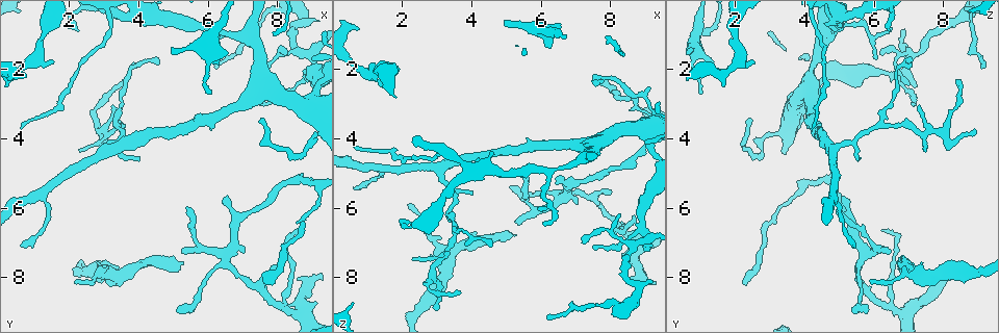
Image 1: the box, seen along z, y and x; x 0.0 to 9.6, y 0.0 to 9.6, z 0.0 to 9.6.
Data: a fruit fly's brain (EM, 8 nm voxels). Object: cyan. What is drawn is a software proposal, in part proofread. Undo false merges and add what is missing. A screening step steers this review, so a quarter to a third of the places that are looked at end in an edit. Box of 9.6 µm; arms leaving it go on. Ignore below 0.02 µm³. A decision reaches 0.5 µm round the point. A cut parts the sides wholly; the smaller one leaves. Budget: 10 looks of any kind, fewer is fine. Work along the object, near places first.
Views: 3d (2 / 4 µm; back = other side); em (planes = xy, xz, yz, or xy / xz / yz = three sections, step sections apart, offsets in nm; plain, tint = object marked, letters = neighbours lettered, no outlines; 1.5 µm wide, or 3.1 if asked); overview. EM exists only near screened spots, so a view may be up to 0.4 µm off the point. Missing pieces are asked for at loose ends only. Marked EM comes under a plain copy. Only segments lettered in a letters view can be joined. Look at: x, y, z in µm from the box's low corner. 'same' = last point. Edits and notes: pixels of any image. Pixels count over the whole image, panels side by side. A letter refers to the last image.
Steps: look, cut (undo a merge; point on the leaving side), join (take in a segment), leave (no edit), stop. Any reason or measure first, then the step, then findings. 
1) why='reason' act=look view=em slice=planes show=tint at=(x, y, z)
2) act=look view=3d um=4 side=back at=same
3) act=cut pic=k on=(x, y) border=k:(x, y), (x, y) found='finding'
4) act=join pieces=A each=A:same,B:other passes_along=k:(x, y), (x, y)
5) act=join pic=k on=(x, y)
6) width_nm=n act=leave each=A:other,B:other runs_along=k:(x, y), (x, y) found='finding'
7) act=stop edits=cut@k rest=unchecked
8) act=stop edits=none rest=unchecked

why='free end' act=look view=em slice=planes show=letters at=(3.00, 3.75, 8.90)

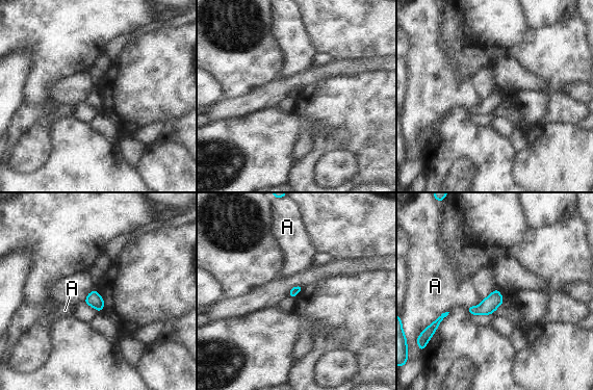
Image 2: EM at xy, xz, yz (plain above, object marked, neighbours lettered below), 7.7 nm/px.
act=leave each=A:other found='none of them fits'

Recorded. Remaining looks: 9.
act=look view=3d um=2 at=(3.35, 3.70, 6.15)

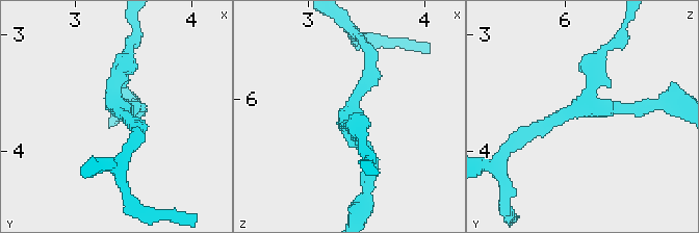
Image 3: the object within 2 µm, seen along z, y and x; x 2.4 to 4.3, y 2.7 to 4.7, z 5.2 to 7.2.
arms=3 why='shape alone is not enough' act=look view=em slice=xz step=8 show=tint at=(3.40, 3.62, 6.16)

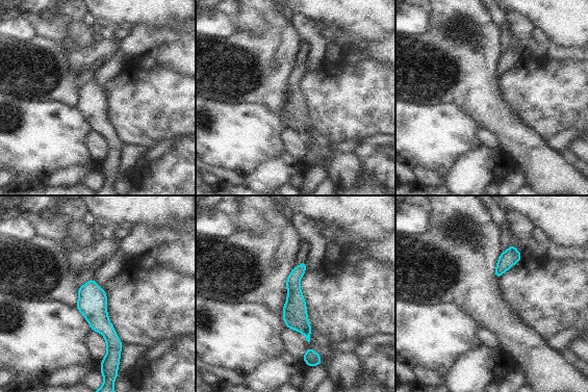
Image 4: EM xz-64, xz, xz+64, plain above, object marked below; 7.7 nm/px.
act=look view=em slice=xy step=4 show=letters at=same

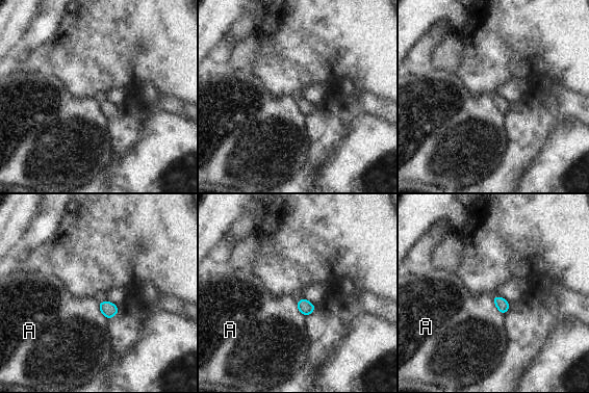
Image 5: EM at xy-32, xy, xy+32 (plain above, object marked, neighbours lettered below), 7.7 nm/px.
longest_contact=A:160nm act=leave each=A:other found='one neuron here'

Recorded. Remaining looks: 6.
why='long arm stops here' act=look view=3d um=4 at=(4.50, 1.70, 7.15)

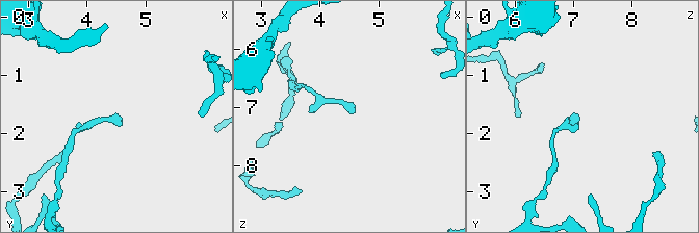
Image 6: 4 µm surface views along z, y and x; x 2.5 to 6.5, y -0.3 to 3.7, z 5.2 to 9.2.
act=look view=em slice=yz step=4 show=letters at=(4.55, 1.75, 7.15)

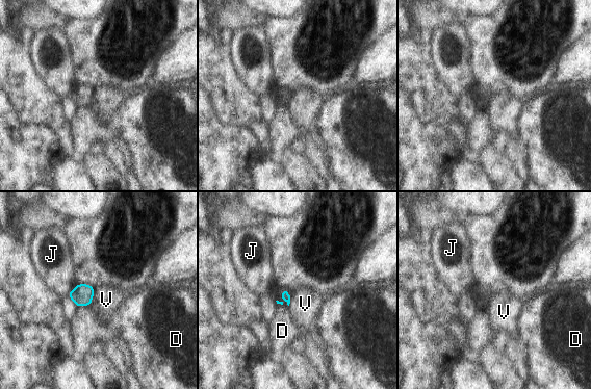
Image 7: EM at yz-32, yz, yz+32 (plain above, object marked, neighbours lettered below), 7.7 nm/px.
act=leave each=D:other,J:other,V:other found='none of them fits'

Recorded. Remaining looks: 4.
why='a fork' act=look view=3d um=4 side=back at=(7.30, 1.15, 4.55)

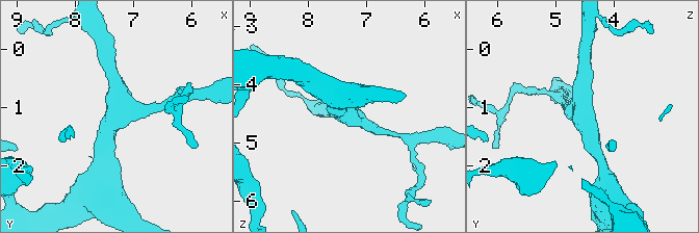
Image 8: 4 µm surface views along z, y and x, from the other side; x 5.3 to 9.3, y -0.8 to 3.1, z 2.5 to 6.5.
arms=3 why='shape alone is not enough' act=look view=em slice=xy step=4 show=tint at=(7.25, 1.20, 4.55)

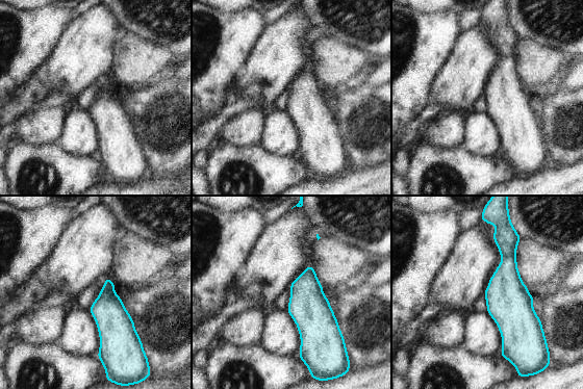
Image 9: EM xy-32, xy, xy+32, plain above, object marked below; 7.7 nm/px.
why='cut it another way' act=look view=em slice=planes show=letters at=same

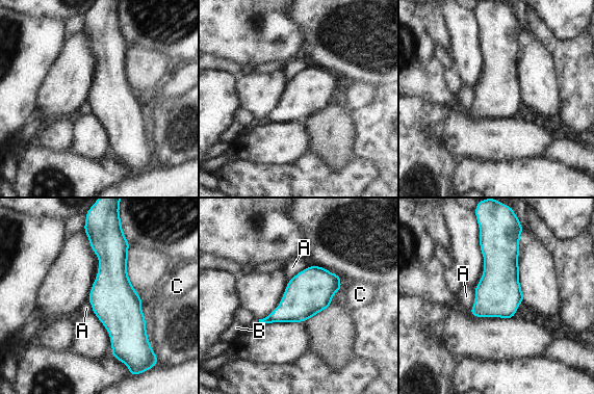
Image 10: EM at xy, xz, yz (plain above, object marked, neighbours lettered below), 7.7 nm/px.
act=leave each=A:other,B:other,C:other border=10:(475, 290), (475, 300), (470, 311) found='continuous, no second neuron'

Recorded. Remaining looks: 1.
act=stop edits=none rest=unchecked

